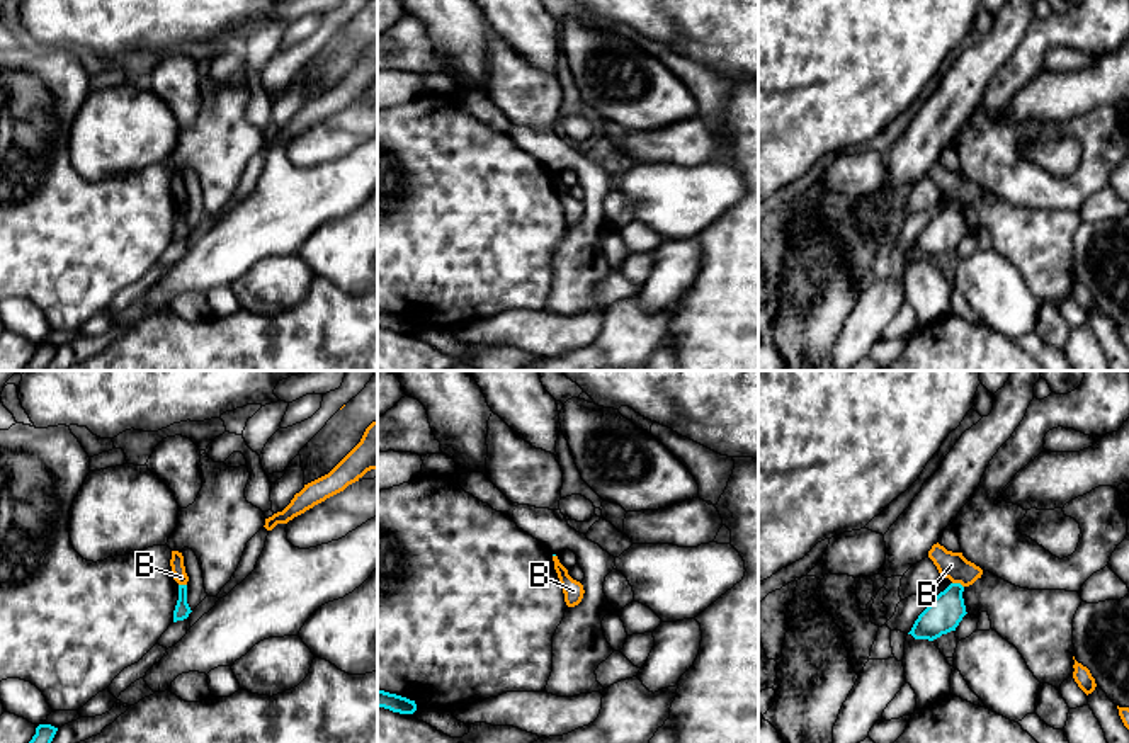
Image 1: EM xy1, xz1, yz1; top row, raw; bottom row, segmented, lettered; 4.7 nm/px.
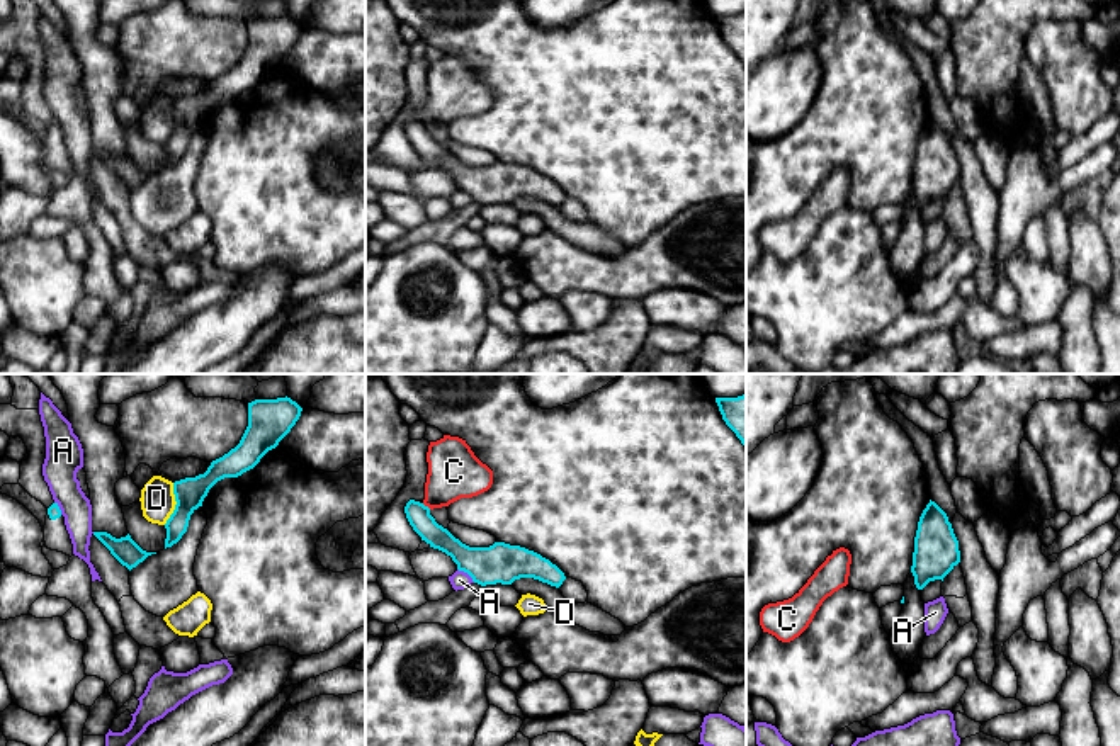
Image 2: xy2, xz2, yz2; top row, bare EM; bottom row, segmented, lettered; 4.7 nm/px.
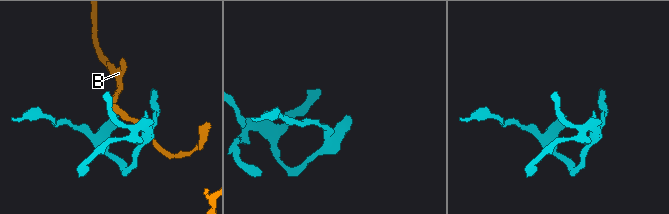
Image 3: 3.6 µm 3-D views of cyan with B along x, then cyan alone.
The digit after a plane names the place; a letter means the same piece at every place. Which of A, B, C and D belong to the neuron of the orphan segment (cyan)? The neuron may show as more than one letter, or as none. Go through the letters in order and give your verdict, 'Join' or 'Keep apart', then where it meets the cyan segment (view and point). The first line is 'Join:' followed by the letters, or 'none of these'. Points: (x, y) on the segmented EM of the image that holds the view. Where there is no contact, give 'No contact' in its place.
Join: none of these
A: Keep apart. Touches cyan at xz2 (466, 571)
B: Keep apart. Touches cyan at yz1 (958, 584)
C: Keep apart. Touches cyan at xz2 (427, 507)
D: Keep apart. Touches cyan at xy2 (177, 503)

